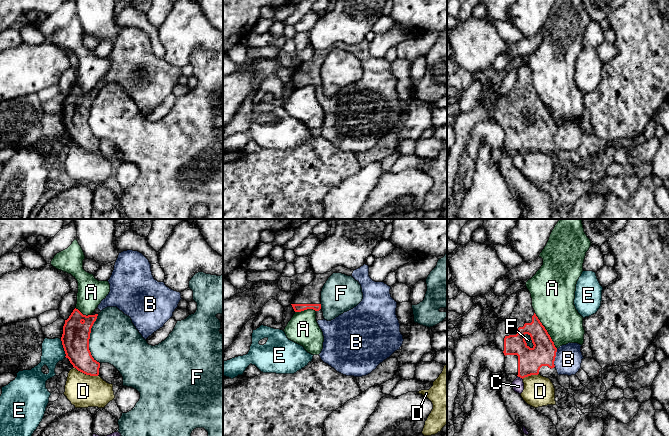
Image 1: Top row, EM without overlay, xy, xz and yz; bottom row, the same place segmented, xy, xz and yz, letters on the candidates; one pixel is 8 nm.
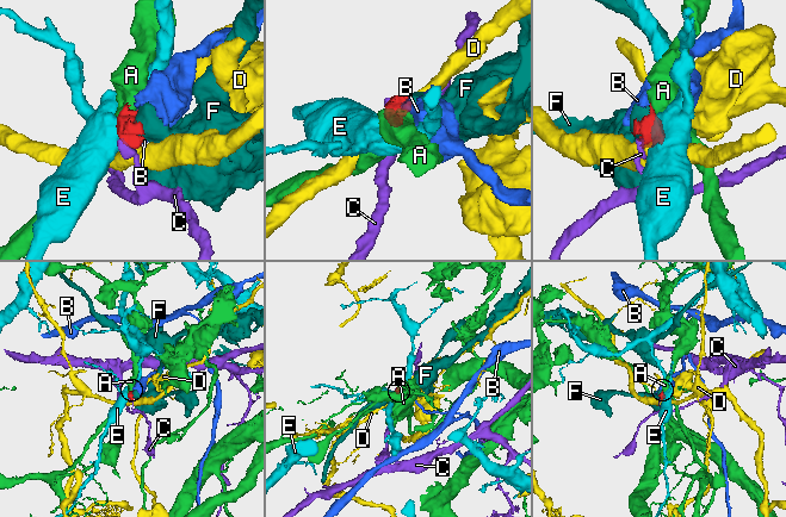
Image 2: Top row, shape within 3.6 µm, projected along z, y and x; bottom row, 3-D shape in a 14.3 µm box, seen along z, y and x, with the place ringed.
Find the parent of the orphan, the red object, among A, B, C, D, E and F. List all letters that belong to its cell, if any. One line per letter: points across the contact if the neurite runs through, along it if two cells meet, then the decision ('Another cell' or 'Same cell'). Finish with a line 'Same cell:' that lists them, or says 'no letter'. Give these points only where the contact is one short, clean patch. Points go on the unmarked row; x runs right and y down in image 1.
A: Another cell
B: Path across: yz (530, 136), (534, 134), (554, 134), (568, 135). Same cell
C: Boundary: yz (517, 151), (522, 155). Another cell
D: Boundary: xy (74, 143), (86, 150), (97, 152). Another cell
E: Boundary: xy (60, 115), (65, 132). Another cell
F: Another cell
Same cell: B

